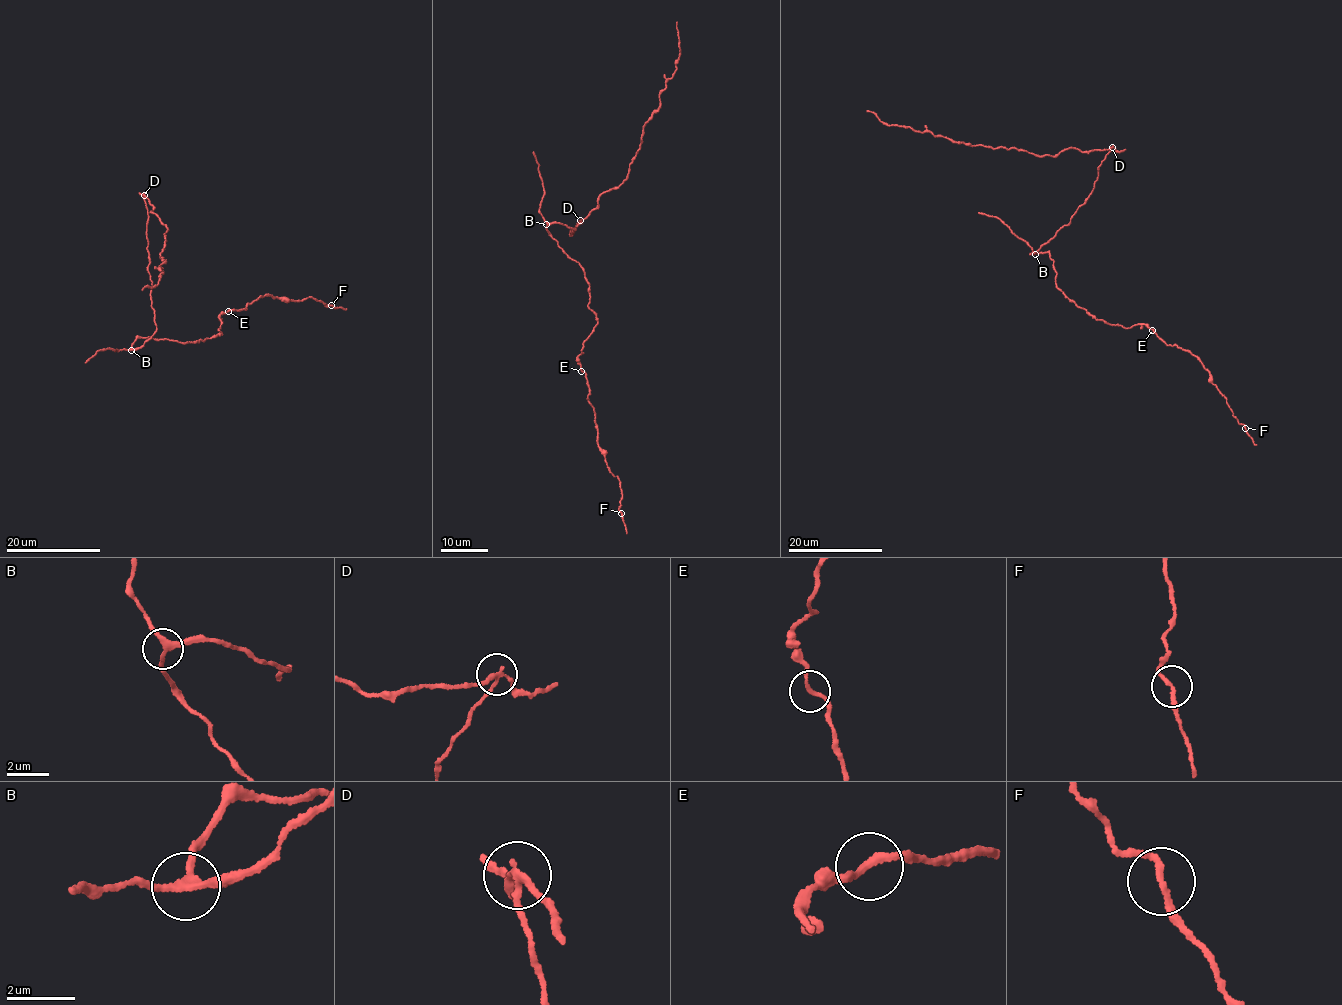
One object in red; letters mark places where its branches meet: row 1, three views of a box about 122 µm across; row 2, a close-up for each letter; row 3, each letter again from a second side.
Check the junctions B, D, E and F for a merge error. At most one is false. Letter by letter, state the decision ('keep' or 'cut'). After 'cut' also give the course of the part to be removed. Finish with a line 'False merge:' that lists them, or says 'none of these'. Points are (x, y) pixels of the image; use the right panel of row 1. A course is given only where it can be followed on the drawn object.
B: keep
D: cut | (1112, 147), (1089, 152), (1070, 148), (1052, 157), (1038, 155), (887, 125), (867, 110)
E: keep
F: keep
False merge: D

